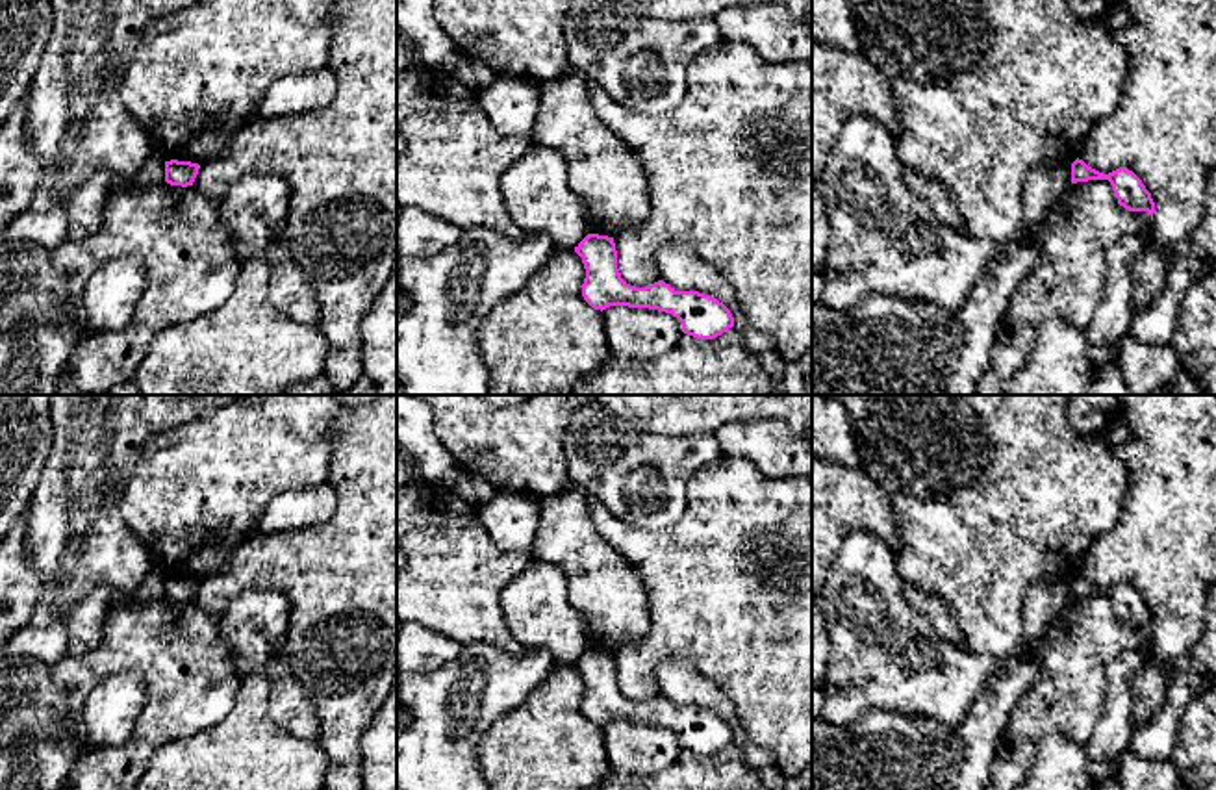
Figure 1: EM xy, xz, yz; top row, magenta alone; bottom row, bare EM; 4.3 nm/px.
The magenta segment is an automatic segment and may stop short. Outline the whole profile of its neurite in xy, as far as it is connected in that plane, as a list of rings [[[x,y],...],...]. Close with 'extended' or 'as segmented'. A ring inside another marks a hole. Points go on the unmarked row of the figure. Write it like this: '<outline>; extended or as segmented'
[[[171,575],[165,577],[165,597],[171,601],[193,601],[200,580],[191,577]]]; as segmented

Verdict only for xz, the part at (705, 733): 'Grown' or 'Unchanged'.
Unchanged

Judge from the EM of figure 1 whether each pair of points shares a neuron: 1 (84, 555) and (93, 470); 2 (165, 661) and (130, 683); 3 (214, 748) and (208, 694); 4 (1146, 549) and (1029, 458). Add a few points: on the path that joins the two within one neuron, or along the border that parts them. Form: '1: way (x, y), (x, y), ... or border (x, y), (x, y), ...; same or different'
1: way (86, 535), (86, 490); same
2: border (97, 683), (136, 672), (145, 687), (139, 716); different
3: border (238, 688), (234, 707), (221, 720), (171, 740); different
4: border (1126, 481), (1120, 518), (1085, 555); different

